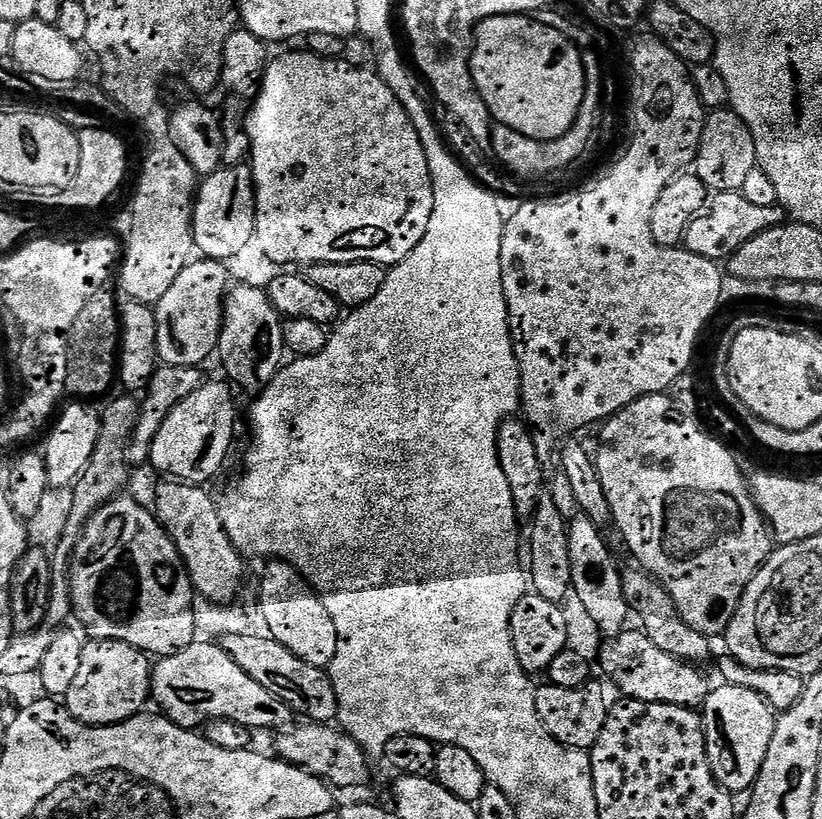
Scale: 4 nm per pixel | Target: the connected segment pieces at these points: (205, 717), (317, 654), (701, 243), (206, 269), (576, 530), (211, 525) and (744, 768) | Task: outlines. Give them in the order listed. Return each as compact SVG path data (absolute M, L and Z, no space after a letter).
M208 638L197 639L172 656L157 659L152 669L150 696L160 703L159 711L163 715L180 728L189 730L218 720L233 720L243 728L253 730L288 730L294 724L294 713L288 704L270 694L266 686L258 686L258 682L254 682L254 678L250 678L250 674L226 654L223 646Z
M273 560L267 566L269 568L265 570L264 577L260 580L261 602L259 602L258 608L266 612L270 634L275 640L282 642L282 646L286 646L286 650L298 654L298 658L302 658L302 662L310 662L310 666L327 669L328 665L332 663L334 654L338 654L340 635L330 610L324 605L323 596L305 580L299 569L292 564L288 564L287 561Z
M743 191L738 192L712 192L708 201L698 210L698 214L686 226L686 234L682 241L683 247L689 252L698 254L702 258L710 258L717 262L727 261L750 238L762 234L771 228L777 228L785 223L786 213L783 208L777 206L754 206L744 197Z
M207 258L193 259L178 274L174 286L162 294L162 298L154 305L156 314L156 354L163 363L170 366L200 366L203 360L213 359L220 346L220 331L224 321L224 301L229 291L227 263Z
M583 514L571 517L568 525L570 546L570 568L573 570L572 589L580 599L584 612L596 623L601 637L616 636L625 631L624 624L630 617L630 609L624 593L622 568L616 565L616 556L610 545L604 541L605 533L592 519Z
M165 479L164 484L156 488L154 511L168 532L168 537L175 542L188 567L193 589L201 597L214 602L232 602L240 592L240 583L244 580L245 557L240 555L224 528L220 517L220 505L199 484L185 484L183 480Z
M721 683L719 687L713 687L709 691L702 709L710 766L714 778L725 792L747 793L755 788L756 780L766 762L766 754L774 738L778 716L764 699L754 694L754 690L726 683Z

